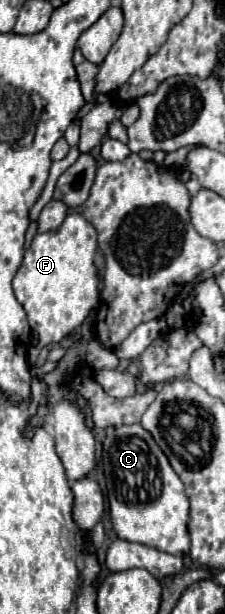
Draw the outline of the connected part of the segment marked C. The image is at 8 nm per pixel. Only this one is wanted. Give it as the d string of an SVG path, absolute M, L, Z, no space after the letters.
M123 424L107 430L107 436L103 440L103 472L107 482L107 498L111 508L113 530L121 540L153 546L161 552L175 556L185 556L189 552L189 532L187 532L189 498L185 494L183 482L171 470L167 456L159 450L159 446L155 446L155 440L151 438L151 434L147 434L147 430L143 430L141 424L131 426Z

